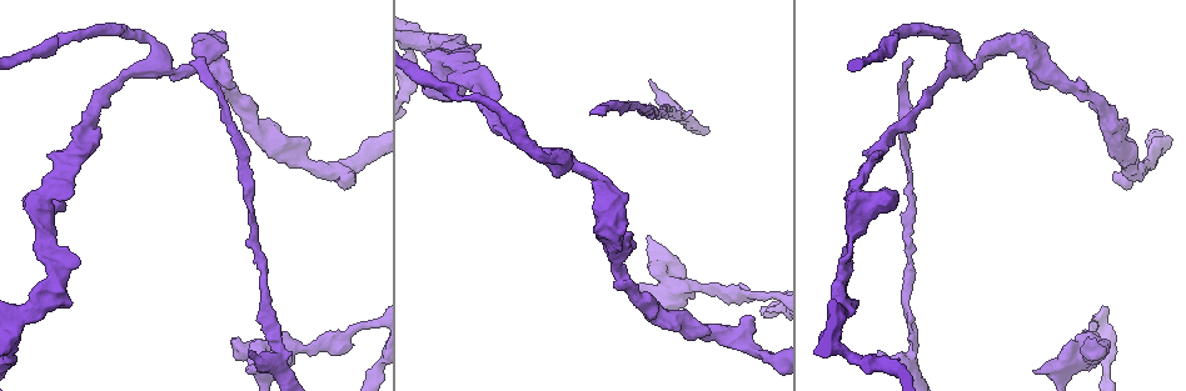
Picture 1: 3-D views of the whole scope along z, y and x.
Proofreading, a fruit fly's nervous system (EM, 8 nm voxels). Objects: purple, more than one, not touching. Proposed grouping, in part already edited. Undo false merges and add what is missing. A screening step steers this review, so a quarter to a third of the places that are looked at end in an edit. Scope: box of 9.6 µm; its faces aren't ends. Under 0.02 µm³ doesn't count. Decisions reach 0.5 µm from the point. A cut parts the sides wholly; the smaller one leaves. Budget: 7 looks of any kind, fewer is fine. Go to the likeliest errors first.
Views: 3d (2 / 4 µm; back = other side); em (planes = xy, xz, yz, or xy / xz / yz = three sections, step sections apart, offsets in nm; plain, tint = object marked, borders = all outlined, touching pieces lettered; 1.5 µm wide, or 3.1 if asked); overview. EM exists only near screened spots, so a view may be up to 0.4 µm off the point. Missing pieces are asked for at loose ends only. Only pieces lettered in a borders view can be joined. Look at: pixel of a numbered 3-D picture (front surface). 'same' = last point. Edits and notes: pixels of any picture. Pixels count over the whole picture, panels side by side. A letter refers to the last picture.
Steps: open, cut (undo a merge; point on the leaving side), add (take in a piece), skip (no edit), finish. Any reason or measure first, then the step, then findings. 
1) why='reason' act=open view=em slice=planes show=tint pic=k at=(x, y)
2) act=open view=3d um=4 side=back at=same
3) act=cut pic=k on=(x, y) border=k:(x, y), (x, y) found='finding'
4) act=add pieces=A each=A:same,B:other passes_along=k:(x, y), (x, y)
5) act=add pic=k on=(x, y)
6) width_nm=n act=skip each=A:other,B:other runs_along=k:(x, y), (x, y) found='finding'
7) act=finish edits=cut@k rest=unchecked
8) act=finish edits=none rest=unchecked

why='free end' act=open view=3d um=4 pic=1 at=(247, 345)

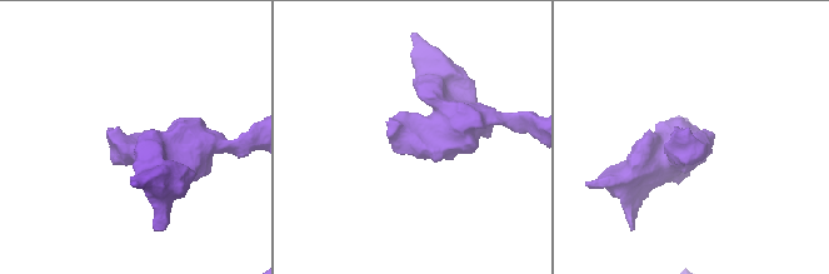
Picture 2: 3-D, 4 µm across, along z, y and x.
act=open view=em slice=xy step=4 show=borders pic=2 at=(420, 158)

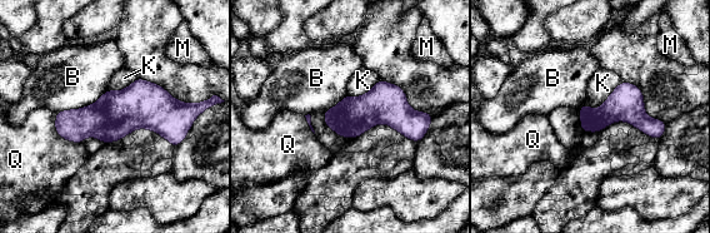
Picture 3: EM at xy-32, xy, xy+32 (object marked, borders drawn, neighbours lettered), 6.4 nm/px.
why='cut it another way' act=open view=em slice=planes show=borders at=same

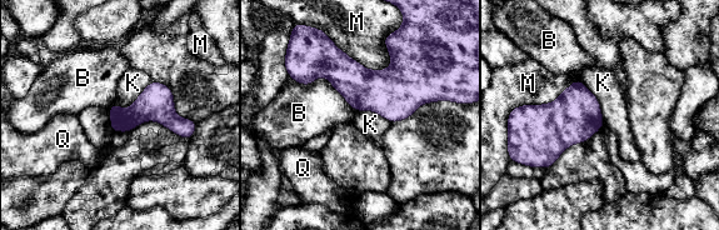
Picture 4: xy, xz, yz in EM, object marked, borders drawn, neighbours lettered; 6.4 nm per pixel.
longest_contact=B:480nm act=skip each=B:other,K:other,M:other,Q:other runs_along=4:(298, 76), (340, 70), (363, 89), (432, 96) found='no lettered piece goes on from it'

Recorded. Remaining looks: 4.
why='free end' act=open view=em slice=xy step=8 show=tint pic=1 at=(1032, 370)

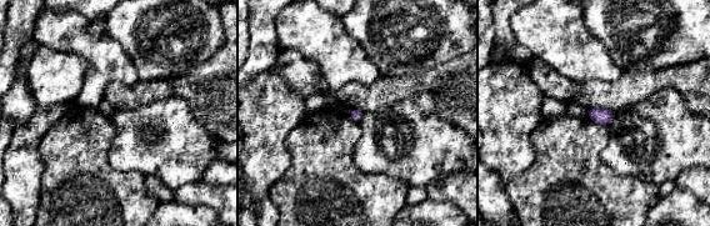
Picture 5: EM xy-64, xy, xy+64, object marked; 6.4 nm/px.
why='another direction' act=open view=em slice=planes show=borders at=same

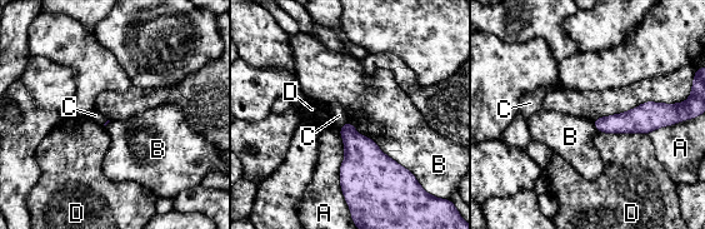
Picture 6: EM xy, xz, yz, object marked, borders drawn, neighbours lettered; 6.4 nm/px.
act=skip each=A:other,B:other,C:other,D:other border=6:(384, 153), (415, 177) found='no lettered piece goes on from it'

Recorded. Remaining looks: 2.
act=open view=em slice=planes show=tint pic=1 at=(679, 107)

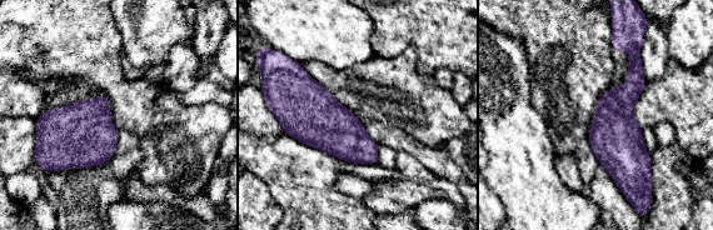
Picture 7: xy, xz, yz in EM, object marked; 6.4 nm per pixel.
why='see the neighbours' act=open view=em slice=planes show=borders at=same

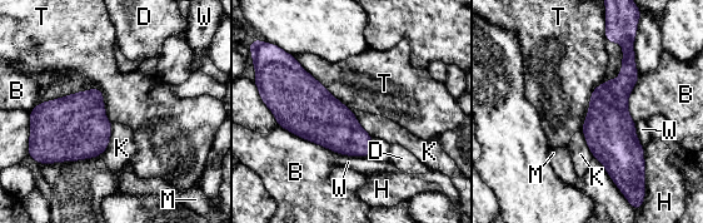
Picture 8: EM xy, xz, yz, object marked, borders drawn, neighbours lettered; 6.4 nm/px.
act=skip each=B:other,D:other,H:other,K:other,M:other,T:other,W:other border=8:(294, 57), (304, 69), (353, 113) found='continuous, no second neuron'

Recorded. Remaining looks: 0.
act=finish edits=none rest=unchecked

